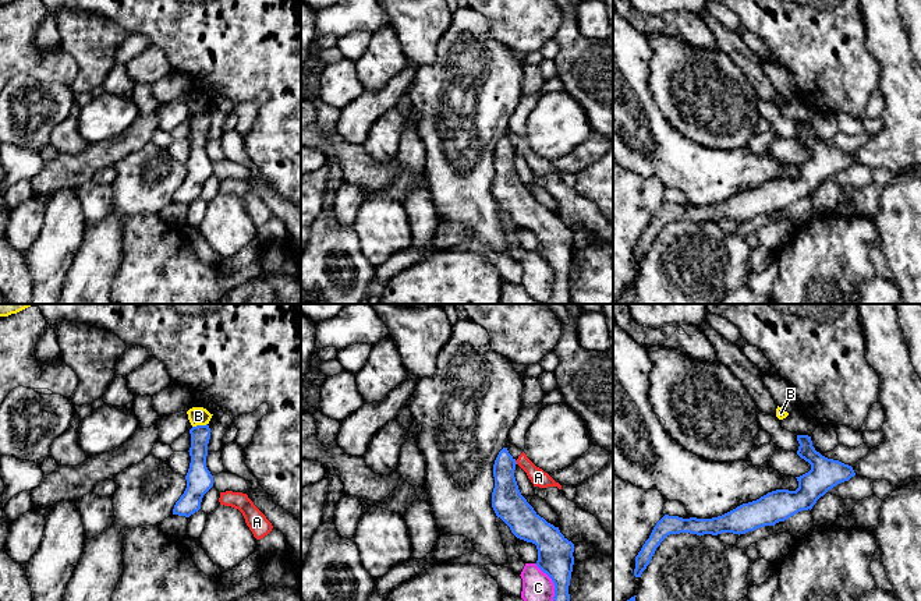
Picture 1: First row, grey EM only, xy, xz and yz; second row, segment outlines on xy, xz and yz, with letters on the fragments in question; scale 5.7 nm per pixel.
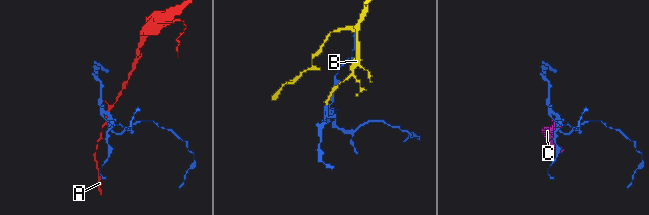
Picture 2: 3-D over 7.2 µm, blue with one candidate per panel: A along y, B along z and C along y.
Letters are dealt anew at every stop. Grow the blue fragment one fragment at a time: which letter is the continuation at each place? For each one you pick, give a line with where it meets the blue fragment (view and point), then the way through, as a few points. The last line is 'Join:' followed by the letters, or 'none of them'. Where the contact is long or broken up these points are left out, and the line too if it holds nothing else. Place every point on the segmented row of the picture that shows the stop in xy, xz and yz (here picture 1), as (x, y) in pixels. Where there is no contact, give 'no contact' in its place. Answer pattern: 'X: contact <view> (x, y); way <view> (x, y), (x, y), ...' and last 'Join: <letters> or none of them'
Join: none of them

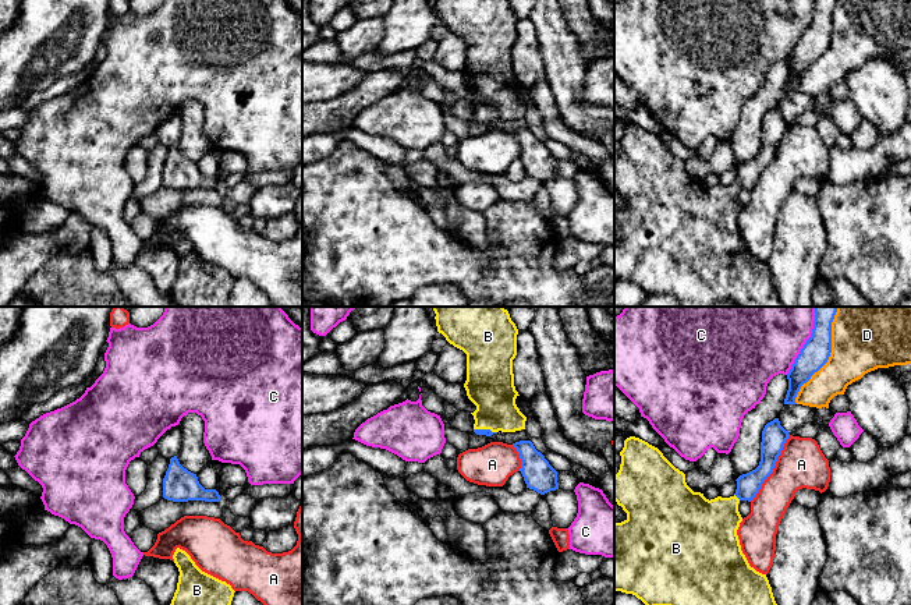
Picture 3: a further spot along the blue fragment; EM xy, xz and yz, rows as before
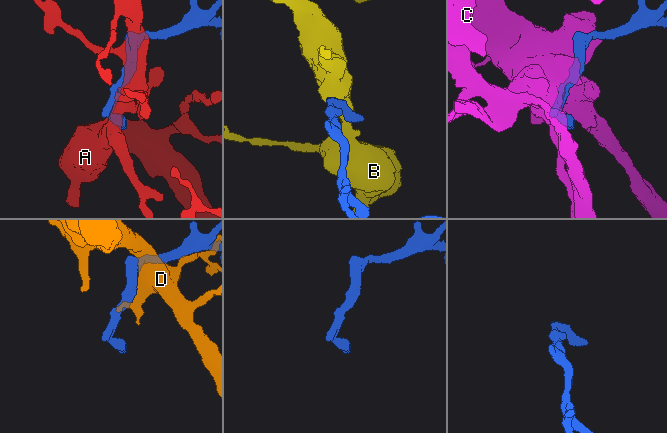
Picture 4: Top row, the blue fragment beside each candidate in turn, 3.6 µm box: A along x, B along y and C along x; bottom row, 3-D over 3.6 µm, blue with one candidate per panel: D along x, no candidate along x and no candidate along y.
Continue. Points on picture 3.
B: contact yz (737, 496); way yz (748, 485), (737, 496), (708, 529)
Join: B

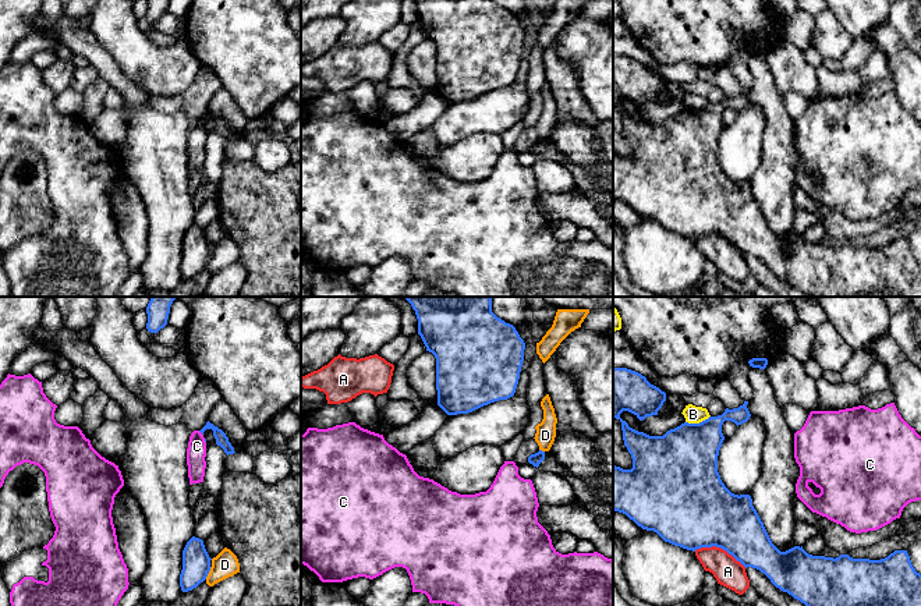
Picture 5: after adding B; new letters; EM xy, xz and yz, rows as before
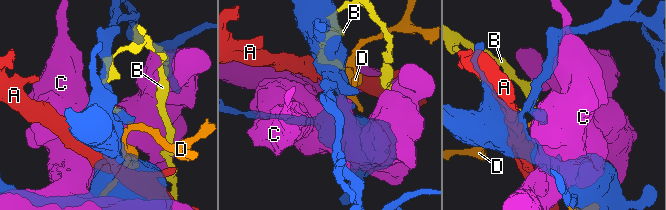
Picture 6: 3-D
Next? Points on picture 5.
Join: none of them

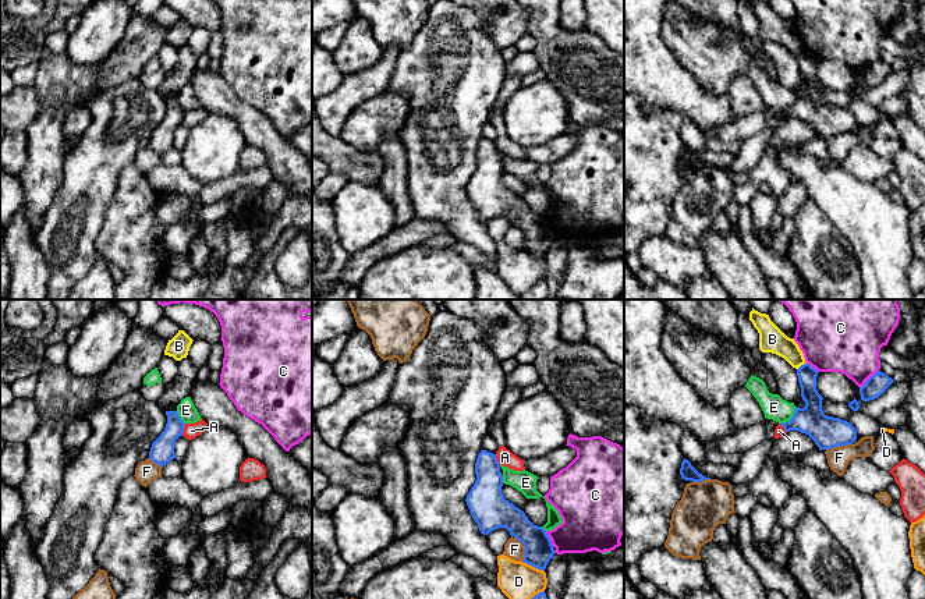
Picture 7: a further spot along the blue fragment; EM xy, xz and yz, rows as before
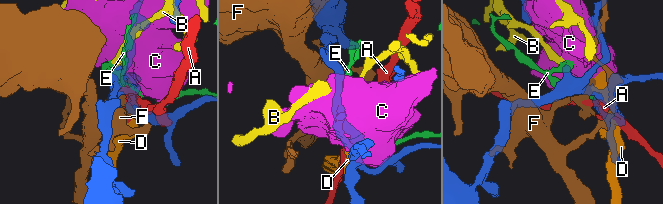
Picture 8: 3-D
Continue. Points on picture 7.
Join: none of them

